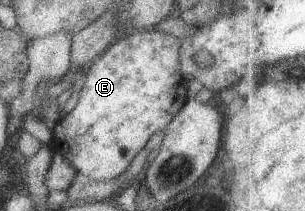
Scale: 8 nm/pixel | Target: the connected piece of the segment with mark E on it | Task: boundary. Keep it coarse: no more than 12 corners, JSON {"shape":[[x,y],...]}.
{"shape":[[180,39],[113,41],[49,145],[124,174],[188,100]]}

